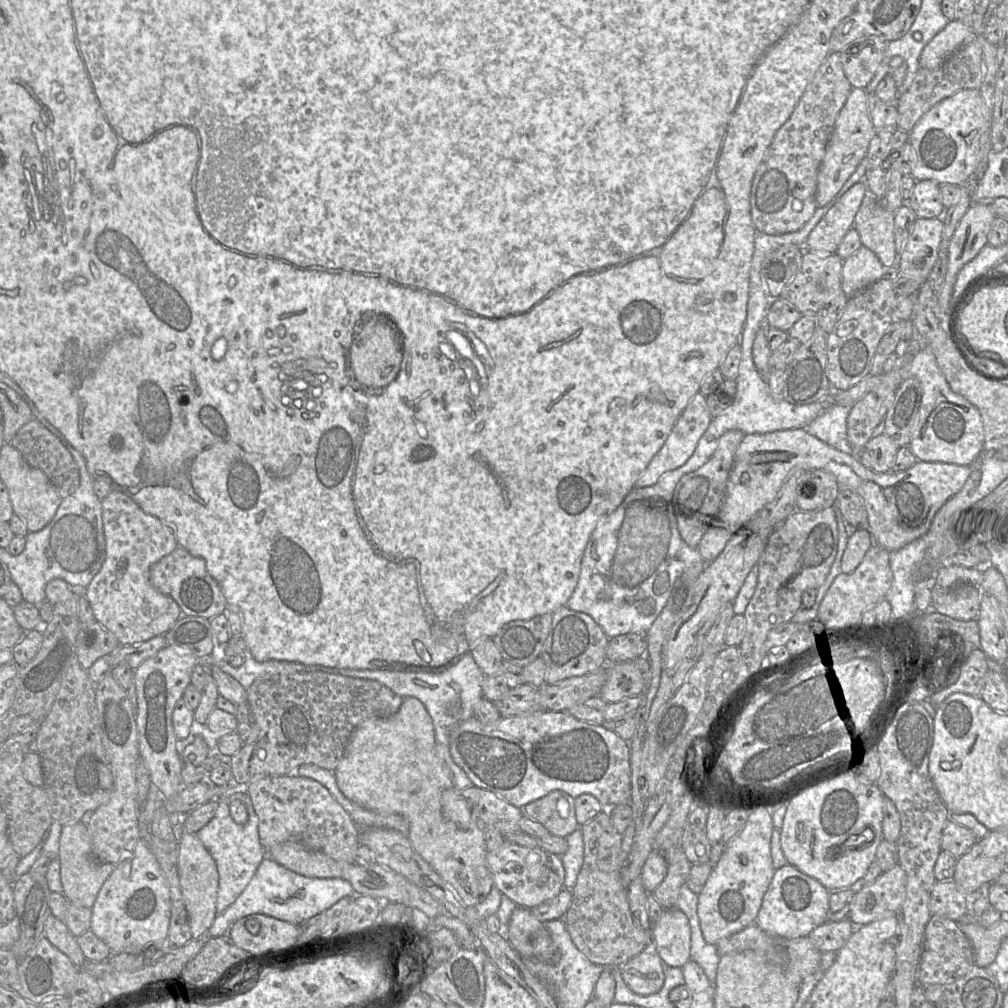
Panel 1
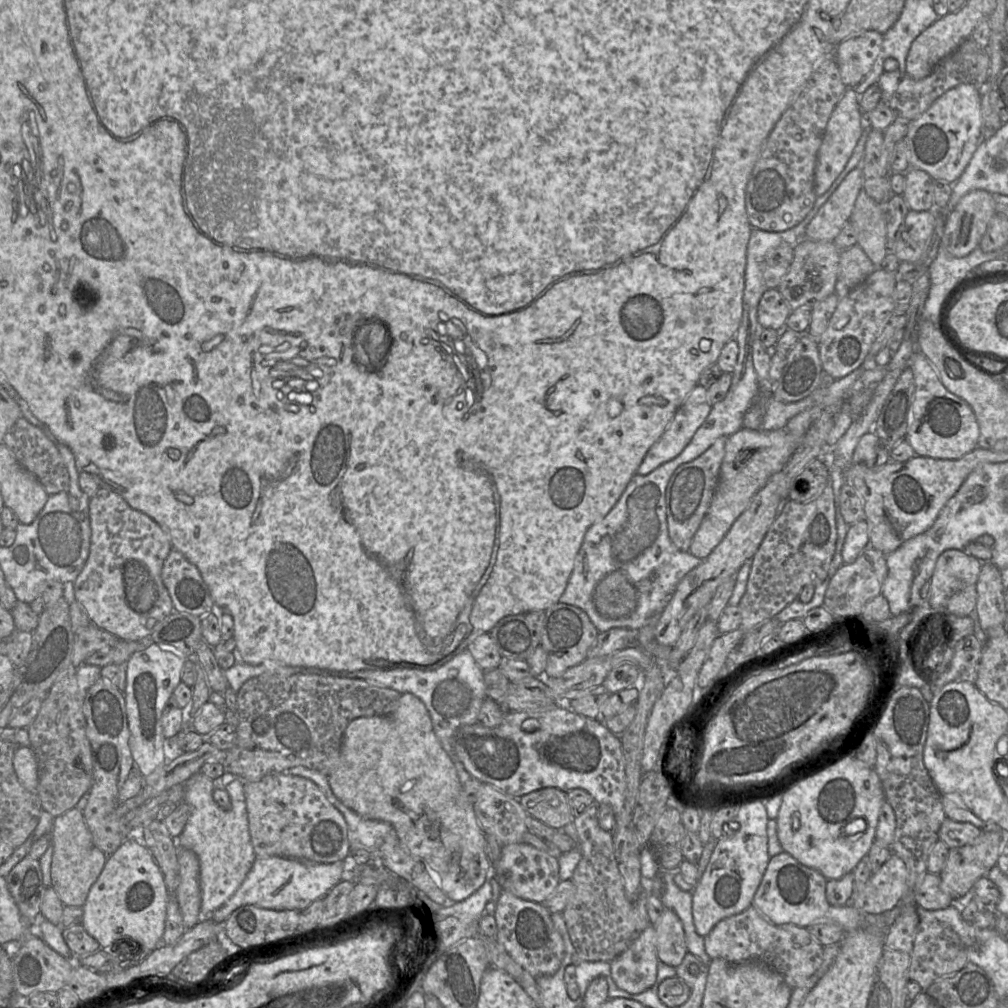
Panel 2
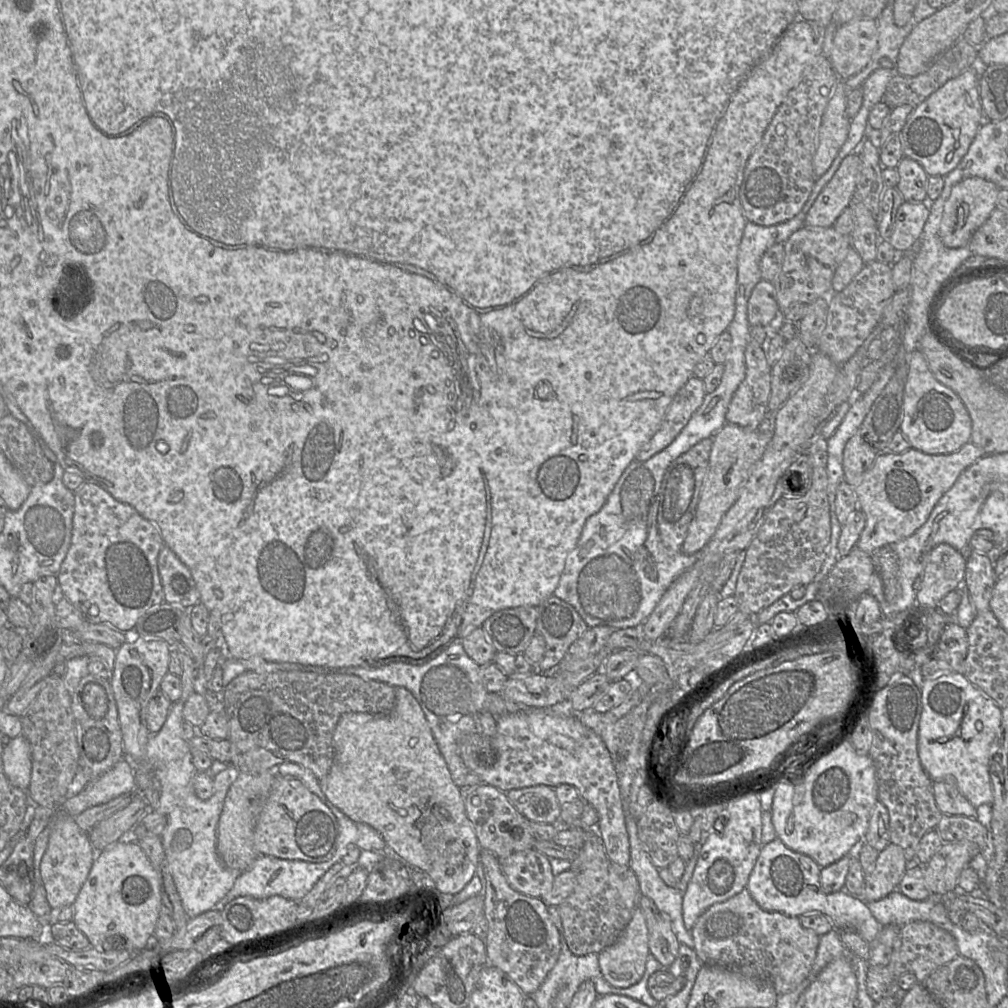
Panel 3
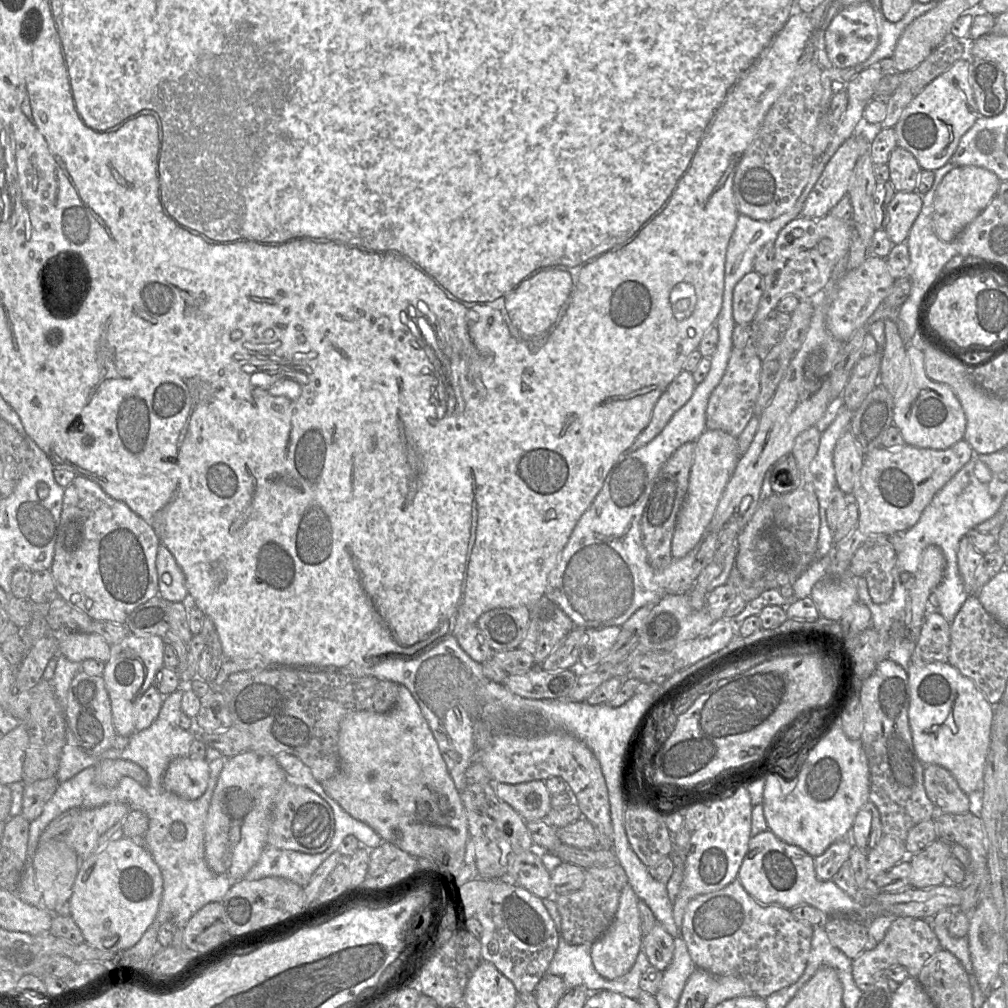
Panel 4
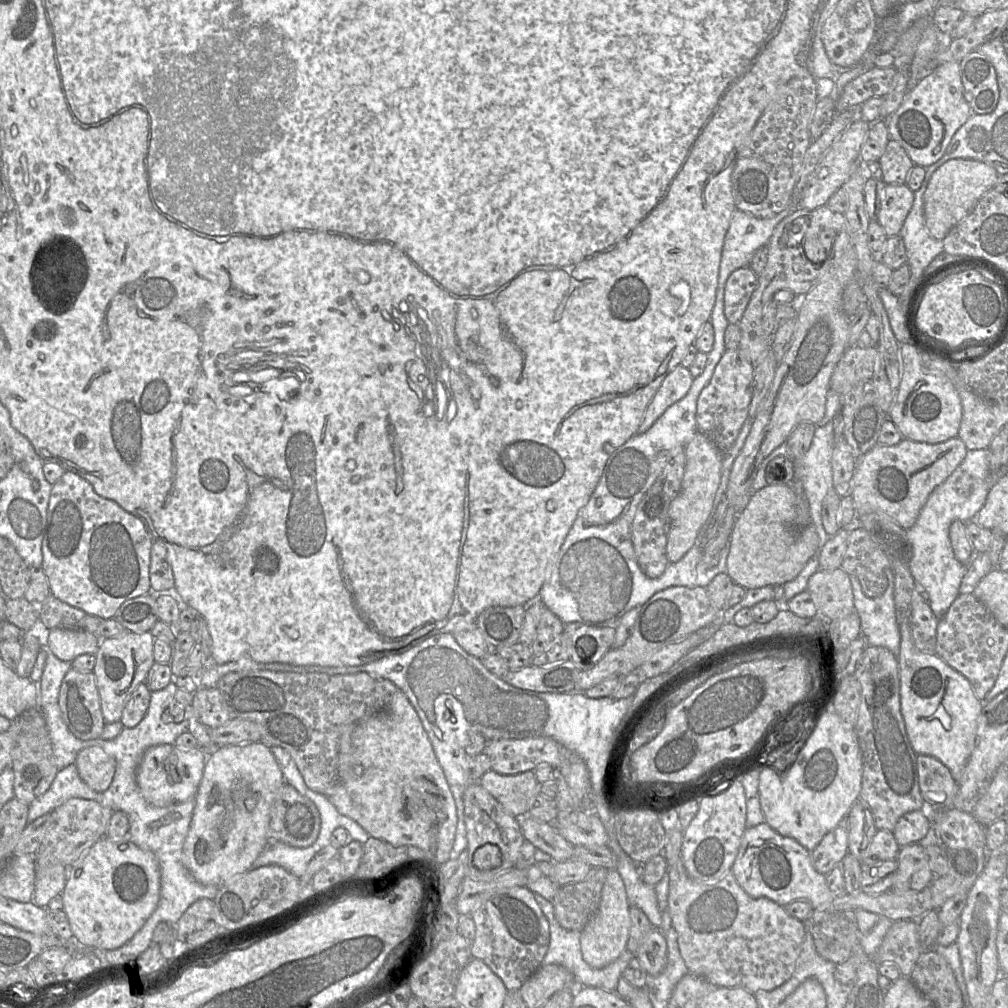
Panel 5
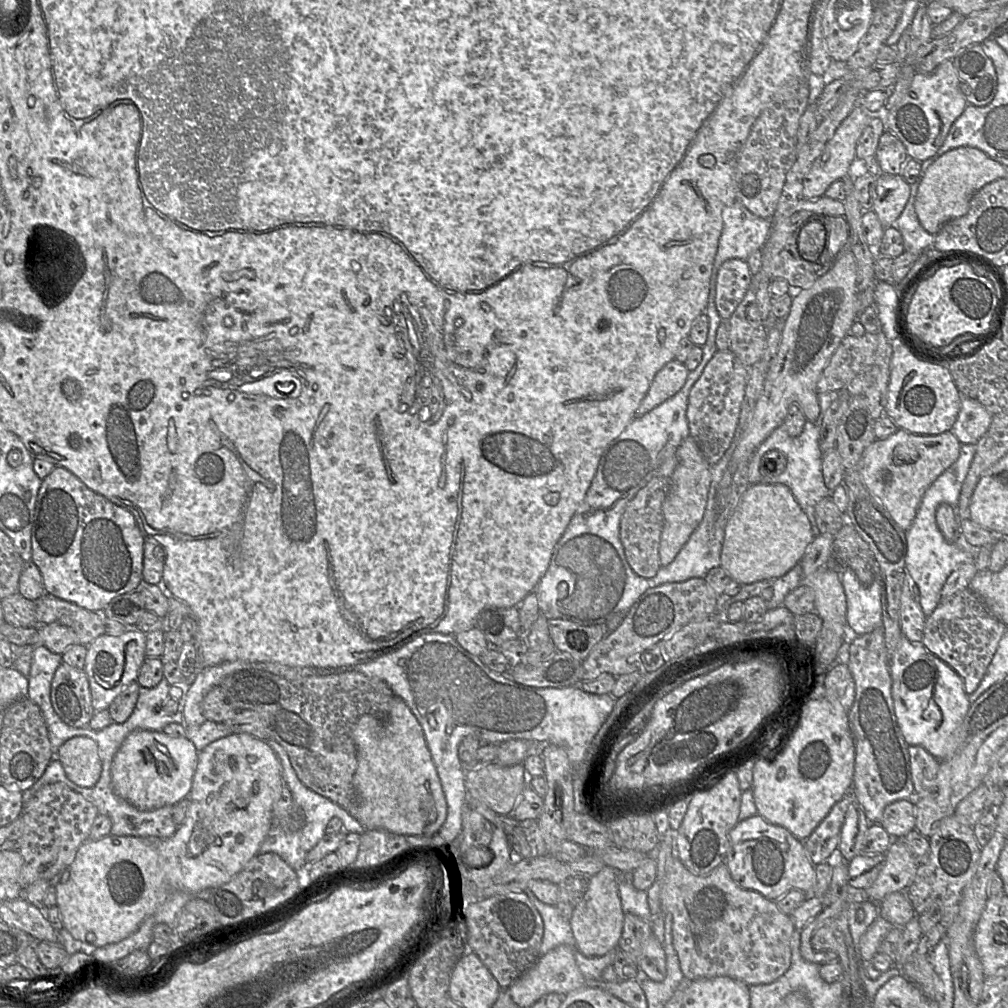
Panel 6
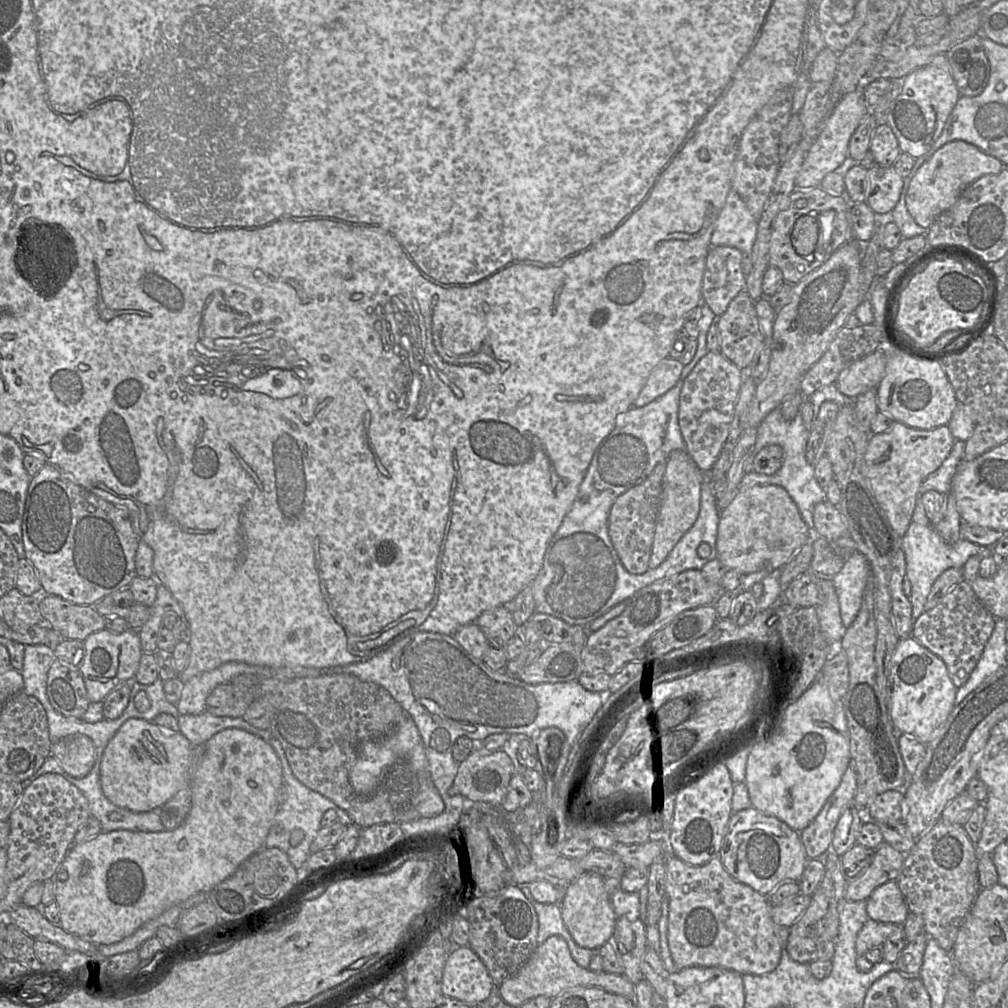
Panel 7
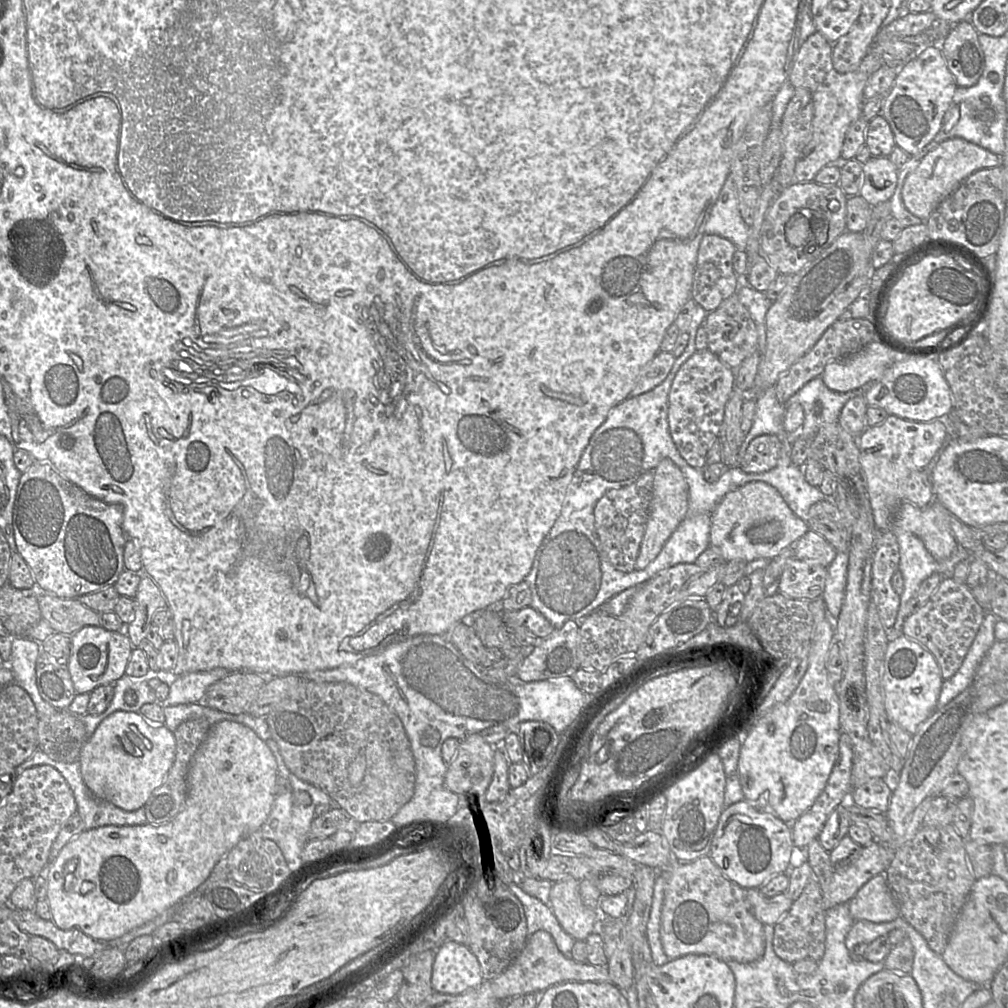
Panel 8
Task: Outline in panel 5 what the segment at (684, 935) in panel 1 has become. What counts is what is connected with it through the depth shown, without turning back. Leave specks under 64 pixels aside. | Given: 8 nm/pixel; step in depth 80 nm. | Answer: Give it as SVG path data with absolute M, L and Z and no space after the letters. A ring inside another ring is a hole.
M654 928L646 935L636 958L648 975L656 977L663 972L667 963L667 941L659 929Z

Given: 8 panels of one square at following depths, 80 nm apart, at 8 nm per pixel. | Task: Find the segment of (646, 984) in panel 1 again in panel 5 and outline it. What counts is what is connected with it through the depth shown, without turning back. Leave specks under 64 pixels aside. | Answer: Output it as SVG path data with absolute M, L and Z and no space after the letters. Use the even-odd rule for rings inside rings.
M607 869L600 903L594 916L580 932L580 947L585 962L593 968L604 968L626 950L631 919L625 885L615 869Z

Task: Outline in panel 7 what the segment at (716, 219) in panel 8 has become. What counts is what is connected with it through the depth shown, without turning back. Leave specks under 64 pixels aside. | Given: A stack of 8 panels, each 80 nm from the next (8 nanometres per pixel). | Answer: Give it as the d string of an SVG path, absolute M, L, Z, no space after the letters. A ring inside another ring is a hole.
M732 188L715 222L711 246L734 247L743 254L751 254L757 228L758 220Z

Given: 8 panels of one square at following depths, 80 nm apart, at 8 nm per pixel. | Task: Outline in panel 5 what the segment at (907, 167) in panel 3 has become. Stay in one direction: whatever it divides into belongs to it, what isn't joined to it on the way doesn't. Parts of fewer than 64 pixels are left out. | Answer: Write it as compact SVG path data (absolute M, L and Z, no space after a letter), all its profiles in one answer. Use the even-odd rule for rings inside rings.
M893 139L889 140L879 162L883 173L882 181L886 184L906 184L907 175L914 167L906 151Z

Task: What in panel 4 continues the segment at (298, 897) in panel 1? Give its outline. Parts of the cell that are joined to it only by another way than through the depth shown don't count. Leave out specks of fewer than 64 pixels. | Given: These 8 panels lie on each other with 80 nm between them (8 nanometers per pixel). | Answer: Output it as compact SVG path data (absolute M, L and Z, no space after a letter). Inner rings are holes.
M266 845L257 863L245 874L244 879L258 880L265 877L278 877L304 887L315 870L330 855L330 849L320 854L305 854Z

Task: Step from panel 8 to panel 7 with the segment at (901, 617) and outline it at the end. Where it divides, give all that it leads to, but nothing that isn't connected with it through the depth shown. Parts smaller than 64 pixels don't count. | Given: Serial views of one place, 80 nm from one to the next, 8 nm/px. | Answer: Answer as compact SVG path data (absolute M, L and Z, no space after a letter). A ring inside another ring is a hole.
M918 499L911 524L902 536L902 546L906 561L906 578L911 583L909 596L913 607L913 618L918 618L925 611L927 596L935 580L950 568L962 568L965 562L977 554L994 553L991 547L984 547L968 540L960 539L953 544L946 543L930 522L923 503Z

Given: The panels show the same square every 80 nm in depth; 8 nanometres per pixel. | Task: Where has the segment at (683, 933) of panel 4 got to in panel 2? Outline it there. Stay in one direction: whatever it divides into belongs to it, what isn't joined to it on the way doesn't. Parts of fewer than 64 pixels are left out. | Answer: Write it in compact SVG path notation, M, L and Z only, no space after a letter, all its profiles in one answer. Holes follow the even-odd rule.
M752 904L739 914L719 921L704 937L707 954L713 960L722 958L731 963L759 962L780 973L793 990L801 986L821 965L823 946L803 927L770 922Z

